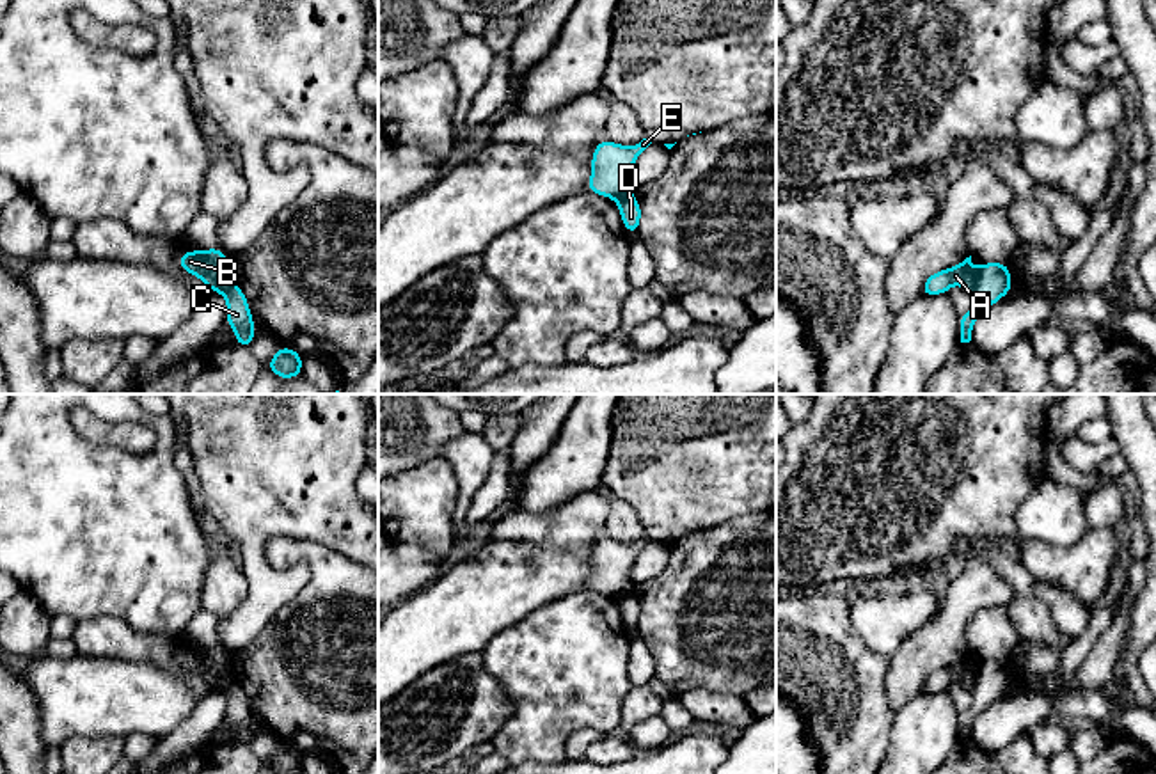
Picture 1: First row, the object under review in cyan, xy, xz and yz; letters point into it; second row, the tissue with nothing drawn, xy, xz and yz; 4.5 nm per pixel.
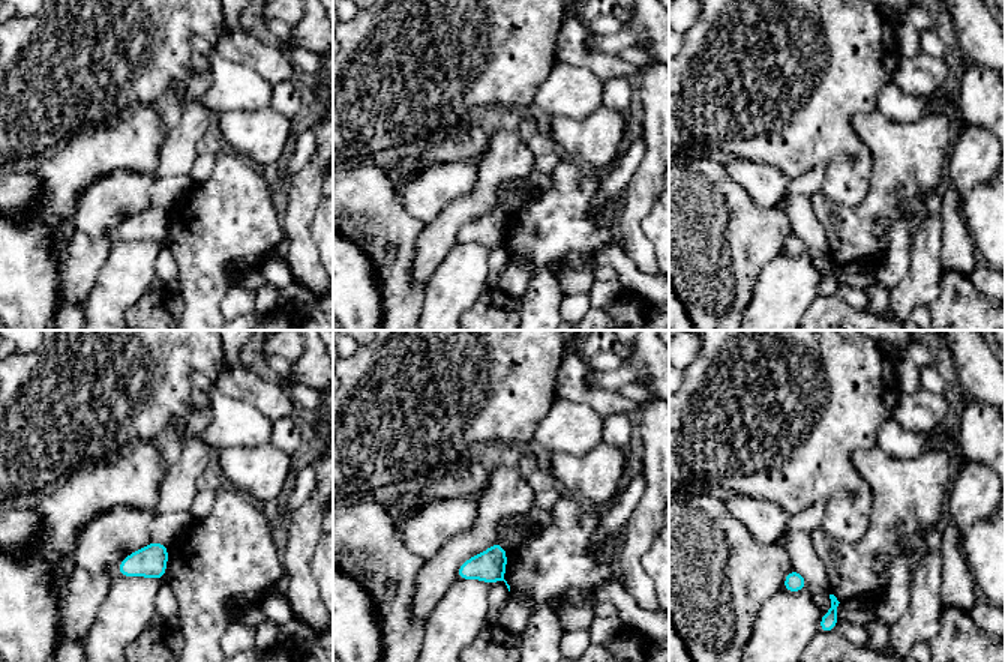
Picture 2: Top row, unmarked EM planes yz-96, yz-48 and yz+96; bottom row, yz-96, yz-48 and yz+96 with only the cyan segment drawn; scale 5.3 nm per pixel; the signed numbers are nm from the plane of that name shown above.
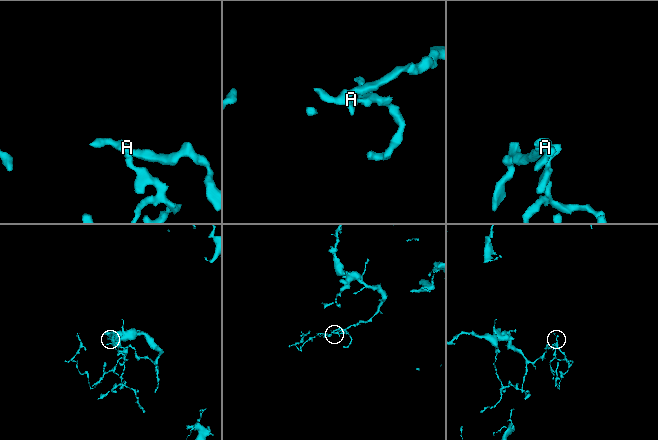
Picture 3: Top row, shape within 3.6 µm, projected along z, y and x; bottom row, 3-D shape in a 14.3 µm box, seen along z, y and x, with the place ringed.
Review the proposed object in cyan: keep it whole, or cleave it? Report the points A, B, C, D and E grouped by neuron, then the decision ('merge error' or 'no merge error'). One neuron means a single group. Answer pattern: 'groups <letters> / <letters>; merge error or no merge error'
groups A B E / C D; merge error

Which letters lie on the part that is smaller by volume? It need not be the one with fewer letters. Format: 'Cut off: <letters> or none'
Cut off: C, D

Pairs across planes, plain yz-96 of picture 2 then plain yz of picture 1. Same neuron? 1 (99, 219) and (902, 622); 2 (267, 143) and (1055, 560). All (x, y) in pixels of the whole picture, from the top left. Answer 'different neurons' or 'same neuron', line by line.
1: same neuron
2: same neuron

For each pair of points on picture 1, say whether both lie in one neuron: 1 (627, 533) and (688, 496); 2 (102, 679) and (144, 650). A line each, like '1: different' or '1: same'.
1: different
2: different

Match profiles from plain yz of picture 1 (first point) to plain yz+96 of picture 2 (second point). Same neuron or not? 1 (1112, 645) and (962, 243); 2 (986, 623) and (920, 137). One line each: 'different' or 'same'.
1: different
2: different

